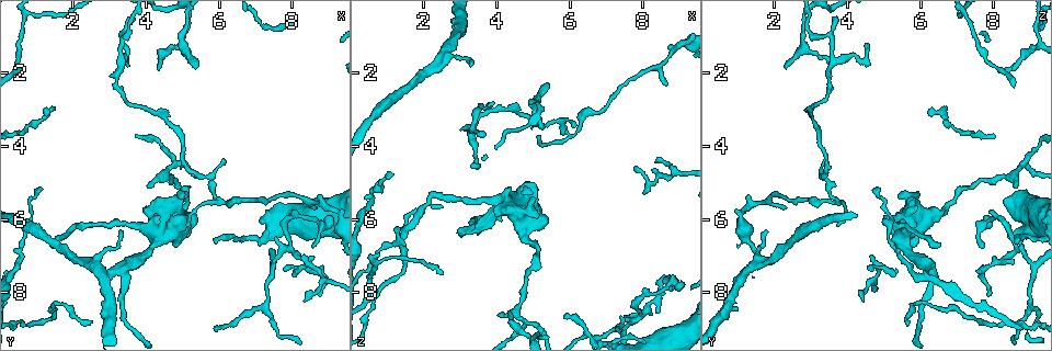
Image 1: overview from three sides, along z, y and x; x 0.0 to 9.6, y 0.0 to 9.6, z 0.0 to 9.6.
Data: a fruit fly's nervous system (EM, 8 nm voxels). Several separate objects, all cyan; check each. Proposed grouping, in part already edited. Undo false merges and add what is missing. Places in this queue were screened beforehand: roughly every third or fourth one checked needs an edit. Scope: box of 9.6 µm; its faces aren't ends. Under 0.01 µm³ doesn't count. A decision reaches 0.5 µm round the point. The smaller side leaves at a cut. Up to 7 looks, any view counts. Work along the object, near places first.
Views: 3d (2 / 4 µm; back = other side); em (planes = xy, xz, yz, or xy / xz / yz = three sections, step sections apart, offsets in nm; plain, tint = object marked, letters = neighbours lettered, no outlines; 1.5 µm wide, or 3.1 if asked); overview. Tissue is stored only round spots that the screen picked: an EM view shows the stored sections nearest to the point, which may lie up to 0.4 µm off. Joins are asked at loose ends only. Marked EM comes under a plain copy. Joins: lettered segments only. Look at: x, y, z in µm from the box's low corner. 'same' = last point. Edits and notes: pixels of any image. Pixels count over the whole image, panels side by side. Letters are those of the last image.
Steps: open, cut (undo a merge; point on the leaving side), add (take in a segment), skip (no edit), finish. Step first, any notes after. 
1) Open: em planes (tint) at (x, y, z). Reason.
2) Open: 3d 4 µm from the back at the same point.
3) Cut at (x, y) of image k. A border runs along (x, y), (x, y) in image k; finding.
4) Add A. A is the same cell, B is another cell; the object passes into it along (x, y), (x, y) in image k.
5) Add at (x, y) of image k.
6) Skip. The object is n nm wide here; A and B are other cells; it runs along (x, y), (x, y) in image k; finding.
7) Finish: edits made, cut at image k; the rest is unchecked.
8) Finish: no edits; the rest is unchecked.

Open: em planes (letters) at (3.90, 5.70, 5.75). Thick end.

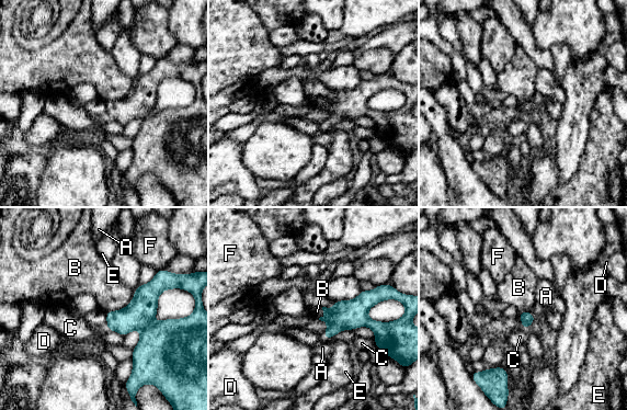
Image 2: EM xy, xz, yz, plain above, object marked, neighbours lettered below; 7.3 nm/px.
Skip. A, B, C, D, E and F are other cells; a border runs along (135, 289), (124, 307), (105, 312) in image 2; no lettered segment goes on from it.

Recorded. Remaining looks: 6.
Open: 3d 2 µm at (2.60, 7.35, 1.35). Arms part here.

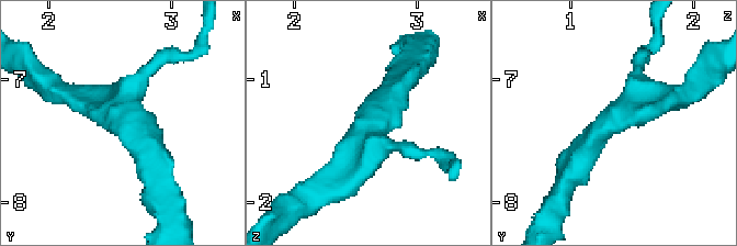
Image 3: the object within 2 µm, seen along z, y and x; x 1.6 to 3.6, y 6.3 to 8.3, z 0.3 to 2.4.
Open: em xy step 4 (tint) at (2.62, 7.32, 1.38). Shape alone is not enough.

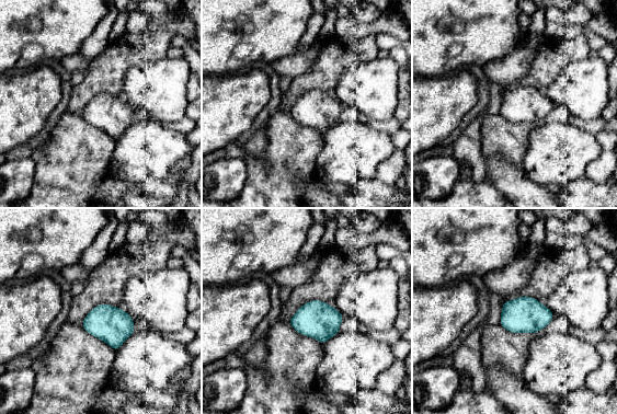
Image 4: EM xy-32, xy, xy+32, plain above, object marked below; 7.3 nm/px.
Open: em planes (letters) at the same point.

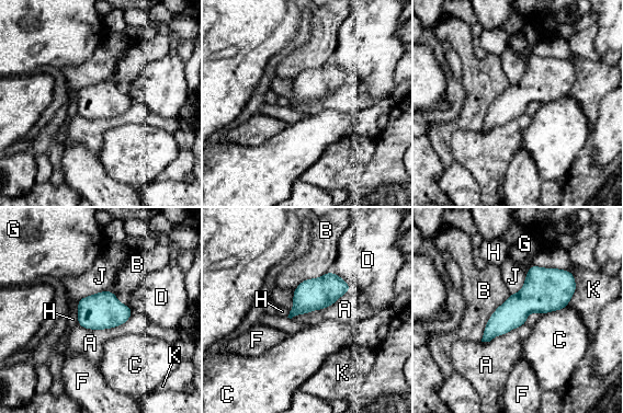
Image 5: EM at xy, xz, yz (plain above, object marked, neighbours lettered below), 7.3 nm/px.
Skip. The object is 220 nm wide here; A, B, C, D, F, G, H, J and K are other cells; all the same neuron.

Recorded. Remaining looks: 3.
Open: 3d 2 µm at (8.70, 5.65, 2.30). Free end.

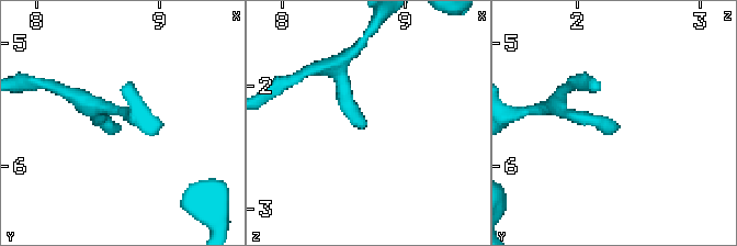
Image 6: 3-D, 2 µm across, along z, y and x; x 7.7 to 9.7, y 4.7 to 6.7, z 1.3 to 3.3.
Open: em xz step 8 (tint) at (8.64, 5.70, 2.32). Shape alone is not enough.

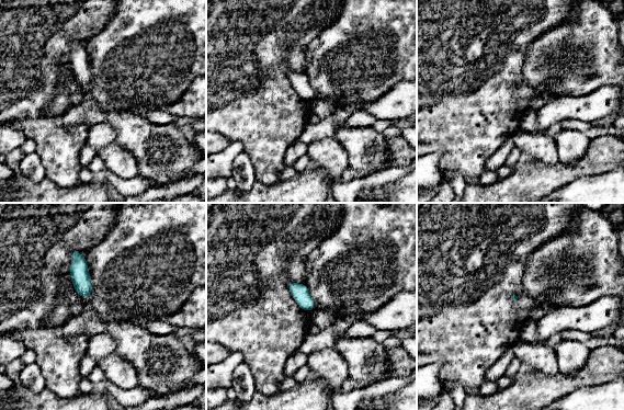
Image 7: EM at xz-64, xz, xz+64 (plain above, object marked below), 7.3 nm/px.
Open: em planes (letters) at the same point. Cut it another way.

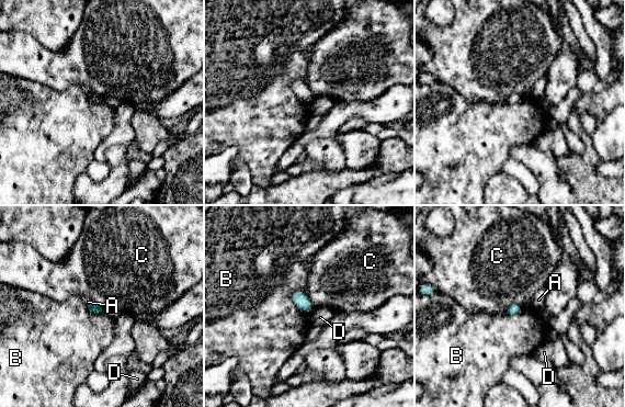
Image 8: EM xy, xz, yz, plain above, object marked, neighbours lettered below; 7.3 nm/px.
Skip. A, B, C and D are other cells; a border runs along (291, 293), (298, 308), (311, 309) in image 8; none of them fits.

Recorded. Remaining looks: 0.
Finish: no edits; the rest is unchecked.

